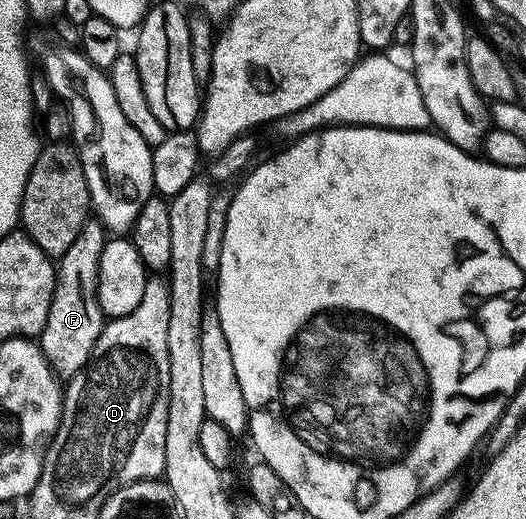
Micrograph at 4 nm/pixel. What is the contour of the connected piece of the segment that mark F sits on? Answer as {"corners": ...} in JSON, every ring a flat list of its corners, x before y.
{"corners":[[87,222,79,237,75,237,71,249,60,255,55,263,57,280,39,346,53,374,61,381,72,379,88,365,95,341,101,335,103,316,101,306,97,304,97,269,106,238,107,232,100,222]]}

